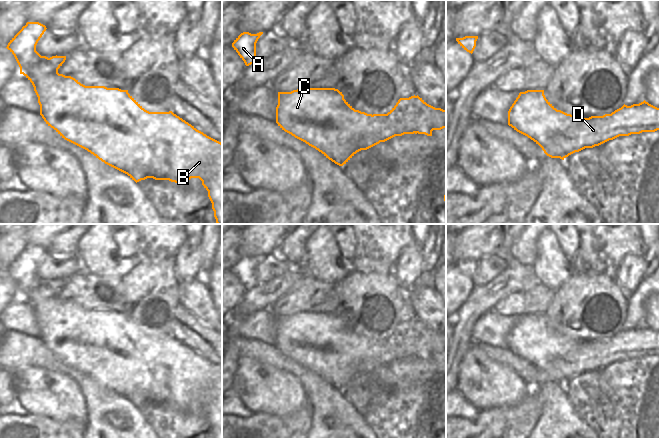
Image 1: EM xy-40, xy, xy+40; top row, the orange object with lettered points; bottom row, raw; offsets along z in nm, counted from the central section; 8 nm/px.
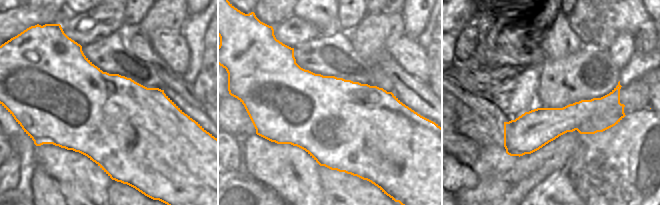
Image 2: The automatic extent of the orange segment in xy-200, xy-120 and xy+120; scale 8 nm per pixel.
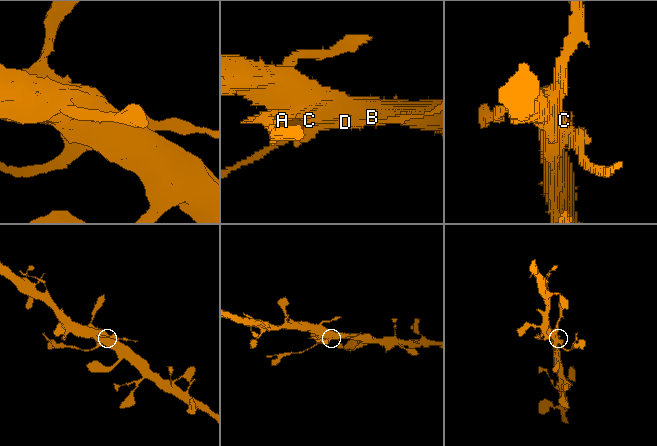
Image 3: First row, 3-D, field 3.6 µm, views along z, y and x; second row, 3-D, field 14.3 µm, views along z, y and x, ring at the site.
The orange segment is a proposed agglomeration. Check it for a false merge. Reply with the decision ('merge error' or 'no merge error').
merge error

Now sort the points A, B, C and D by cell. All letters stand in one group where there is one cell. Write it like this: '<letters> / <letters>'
A B C / D

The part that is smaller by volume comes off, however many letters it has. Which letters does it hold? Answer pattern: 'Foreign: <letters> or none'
Foreign: D

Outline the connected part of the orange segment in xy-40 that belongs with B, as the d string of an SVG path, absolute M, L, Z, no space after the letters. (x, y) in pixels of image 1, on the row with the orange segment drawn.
M27 22L10 40L7 49L14 55L23 74L33 85L40 105L40 115L48 126L65 140L87 150L105 164L127 174L136 183L147 178L169 180L187 184L191 178L199 178L208 191L217 224L222 224L222 143L197 130L194 126L169 112L145 110L128 90L105 86L85 86L71 76L58 73L66 56L41 56L36 45L46 26L39 22Z

